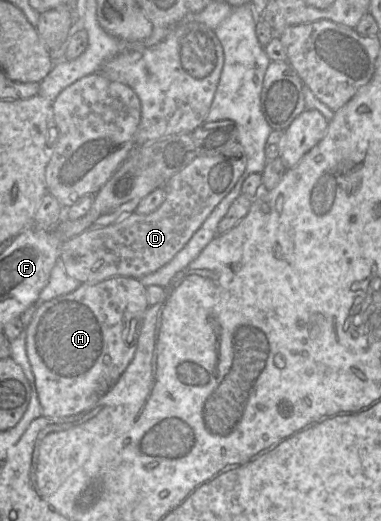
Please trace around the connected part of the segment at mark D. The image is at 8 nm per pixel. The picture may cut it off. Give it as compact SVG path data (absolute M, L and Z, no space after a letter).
M237 143L215 156L198 156L166 183L166 198L162 205L149 214L133 212L105 227L83 232L64 241L60 258L67 274L81 283L97 283L105 279L122 276L140 279L167 264L191 239L213 209L229 194L242 176L247 165L244 147Z

